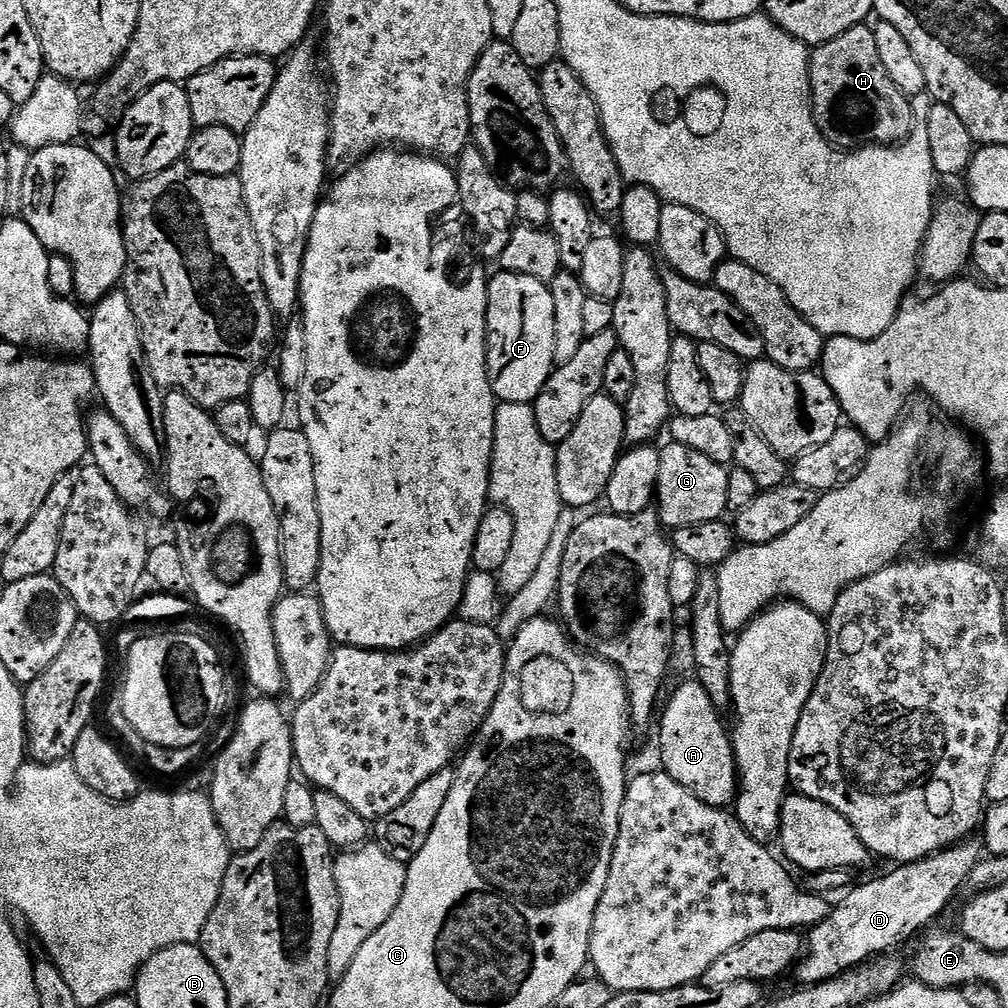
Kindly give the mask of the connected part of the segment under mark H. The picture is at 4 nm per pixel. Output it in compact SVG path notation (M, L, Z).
M865 24L830 38L830 42L815 45L808 62L808 85L812 91L812 113L816 125L829 144L841 149L852 150L857 146L873 144L898 144L908 137L912 129L912 102L894 86L890 74L886 74L874 43L874 34Z

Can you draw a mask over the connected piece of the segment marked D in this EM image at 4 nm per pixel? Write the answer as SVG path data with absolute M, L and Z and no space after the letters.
M972 838L965 839L961 843L954 844L950 848L943 848L942 851L935 852L933 856L927 856L913 864L893 867L891 869L893 872L888 872L885 876L870 881L869 884L860 884L856 889L853 887L845 891L839 897L840 905L837 903L832 913L821 924L815 924L807 933L806 955L794 969L794 976L801 980L799 983L811 986L833 980L835 976L841 976L843 972L848 972L860 964L866 964L873 958L891 953L896 950L892 948L898 947L907 936L920 931L923 933L929 927L927 924L935 916L940 916L947 910L948 903L956 896L956 891L963 884L969 883L970 870L974 870L974 866L982 859L981 845L979 843L976 845L974 841L975 839Z

